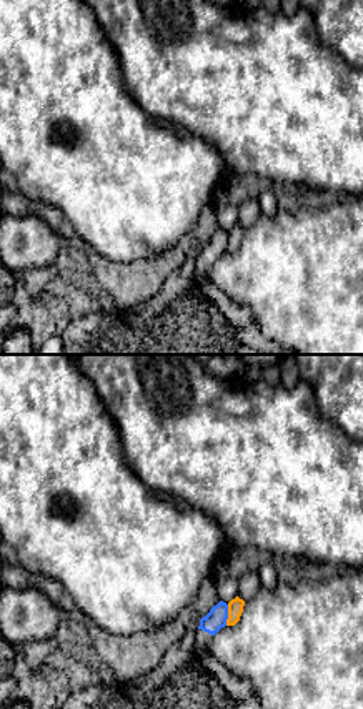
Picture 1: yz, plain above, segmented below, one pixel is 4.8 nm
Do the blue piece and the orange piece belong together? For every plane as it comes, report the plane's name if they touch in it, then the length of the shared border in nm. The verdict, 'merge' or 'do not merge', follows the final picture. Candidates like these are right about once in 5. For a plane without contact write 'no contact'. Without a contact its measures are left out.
meets blue in yz; contact 110 nm long

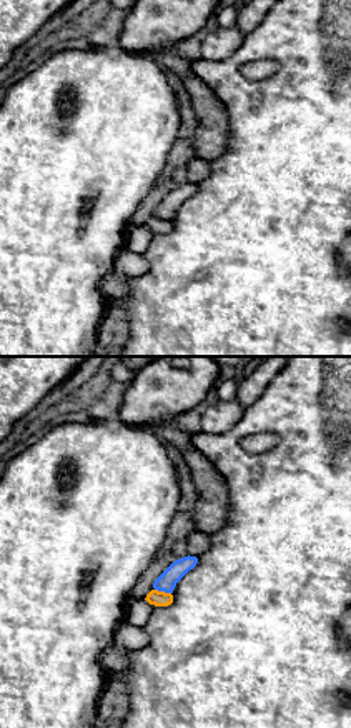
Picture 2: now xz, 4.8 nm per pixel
meets blue in xz; contact 80 nm long

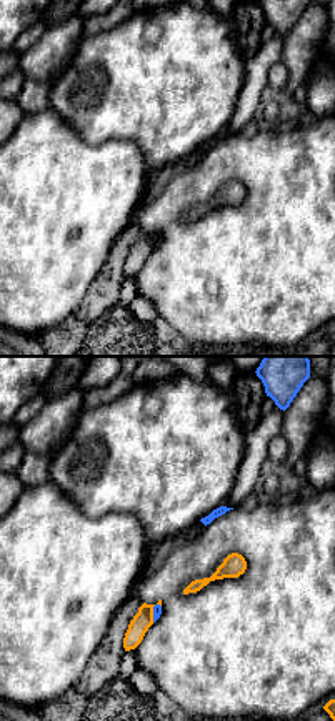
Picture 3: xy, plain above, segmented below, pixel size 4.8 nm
meets blue in xy; contact 100 nm long

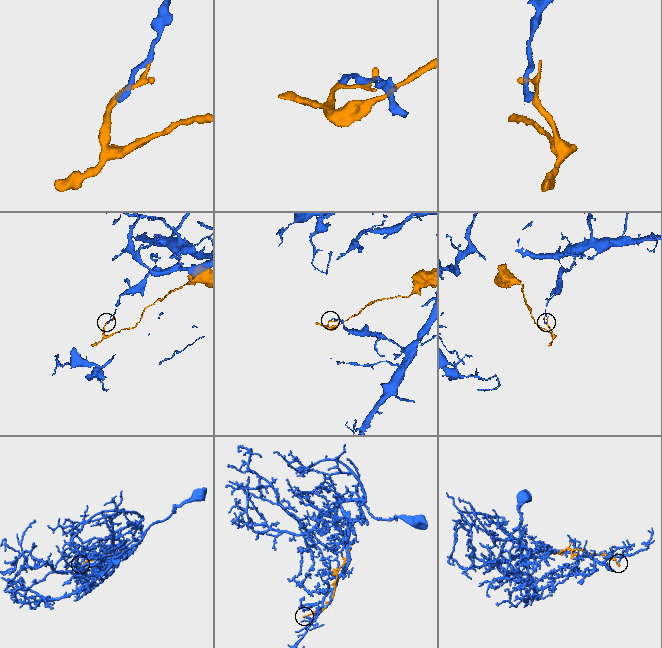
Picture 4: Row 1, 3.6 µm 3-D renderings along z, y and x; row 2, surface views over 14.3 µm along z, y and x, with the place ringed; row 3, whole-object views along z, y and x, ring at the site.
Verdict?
do not merge

